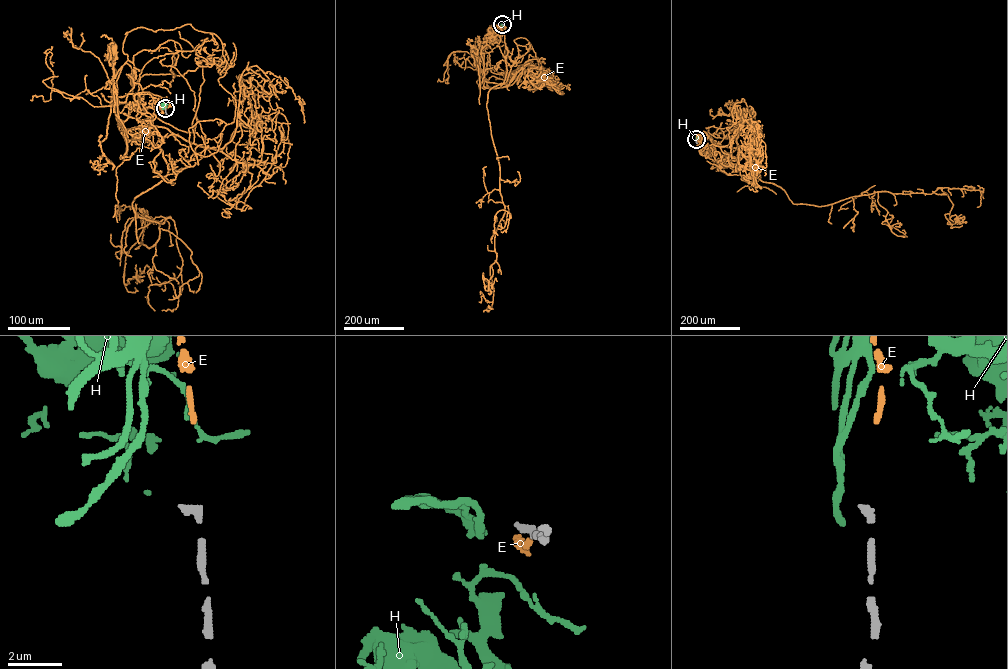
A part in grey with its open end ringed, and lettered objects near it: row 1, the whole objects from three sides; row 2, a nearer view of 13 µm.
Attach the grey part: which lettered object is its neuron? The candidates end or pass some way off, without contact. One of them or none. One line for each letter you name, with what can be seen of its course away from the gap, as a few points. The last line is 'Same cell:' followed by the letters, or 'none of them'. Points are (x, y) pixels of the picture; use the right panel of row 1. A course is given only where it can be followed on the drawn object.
E: it runs (696, 138), (698, 134), (705, 139), (707, 133), (703, 131), (717, 137), (738, 134), (742, 123), (731, 109)
Same cell: E

